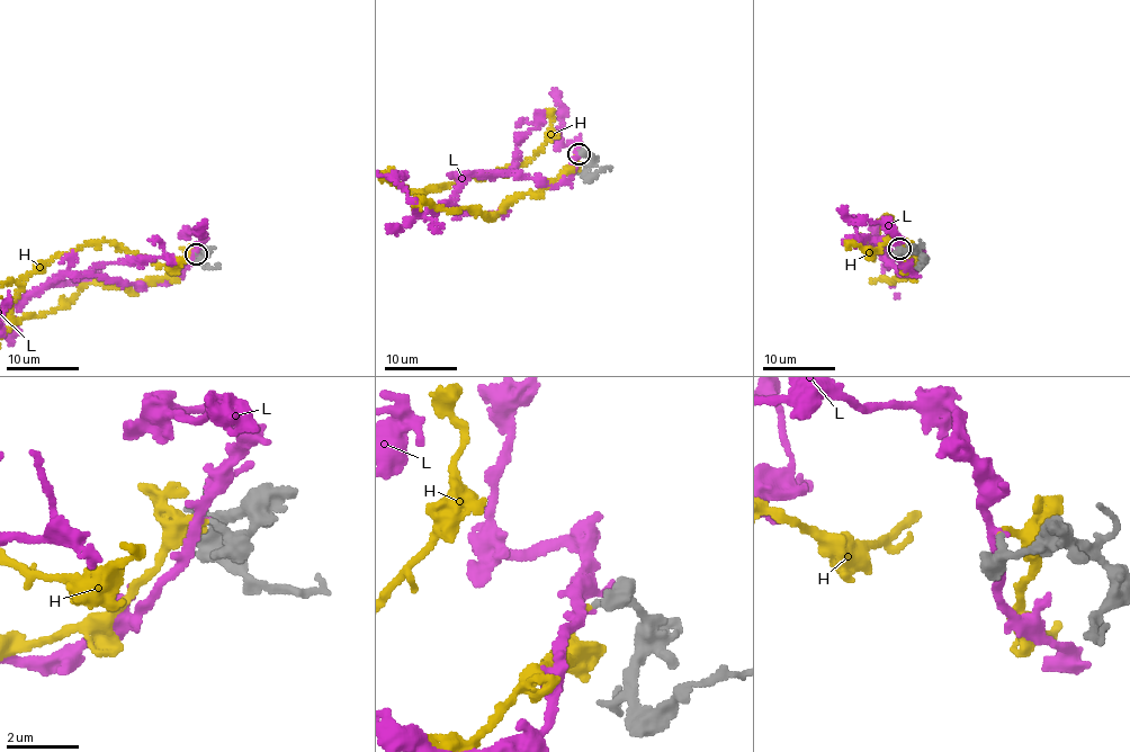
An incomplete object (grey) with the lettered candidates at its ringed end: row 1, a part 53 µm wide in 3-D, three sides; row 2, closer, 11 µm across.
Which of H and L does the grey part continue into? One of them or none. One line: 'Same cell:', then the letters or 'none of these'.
Same cell: H

